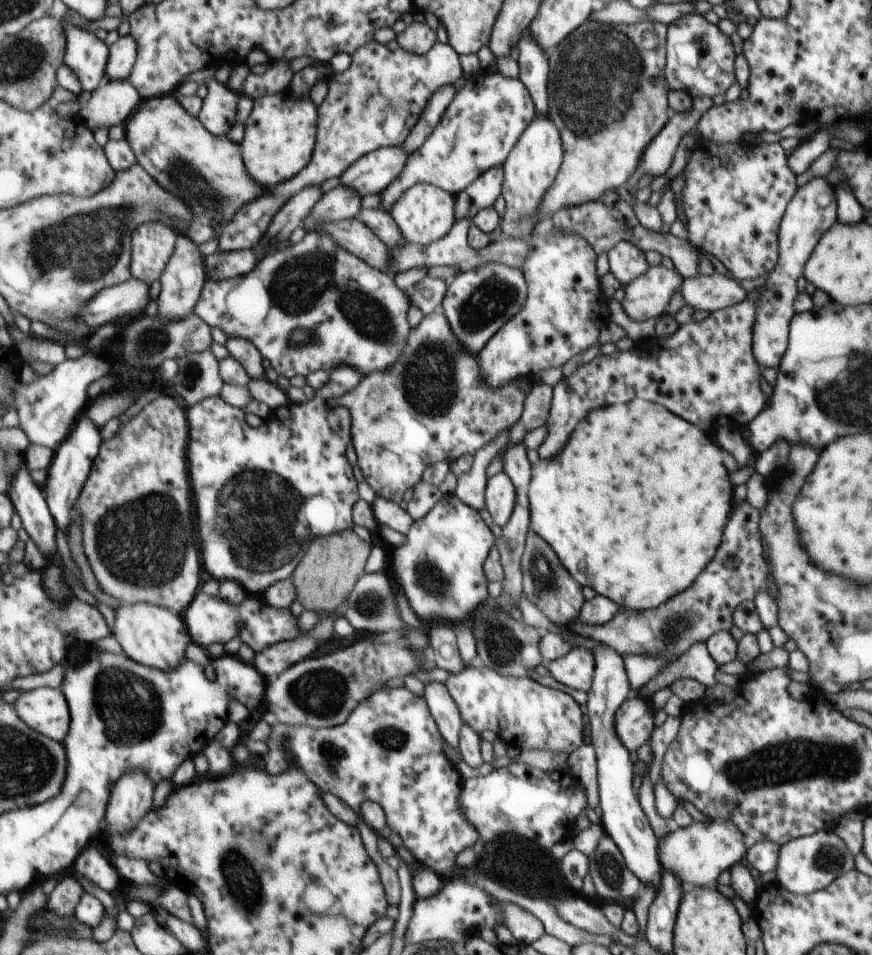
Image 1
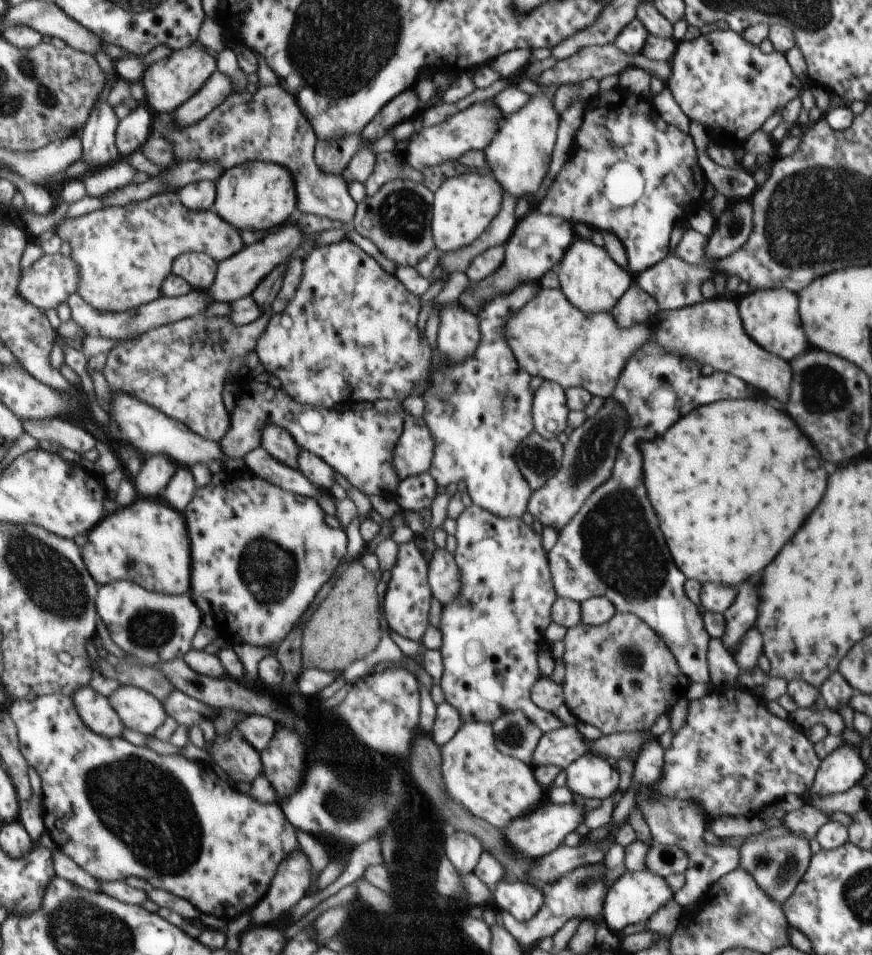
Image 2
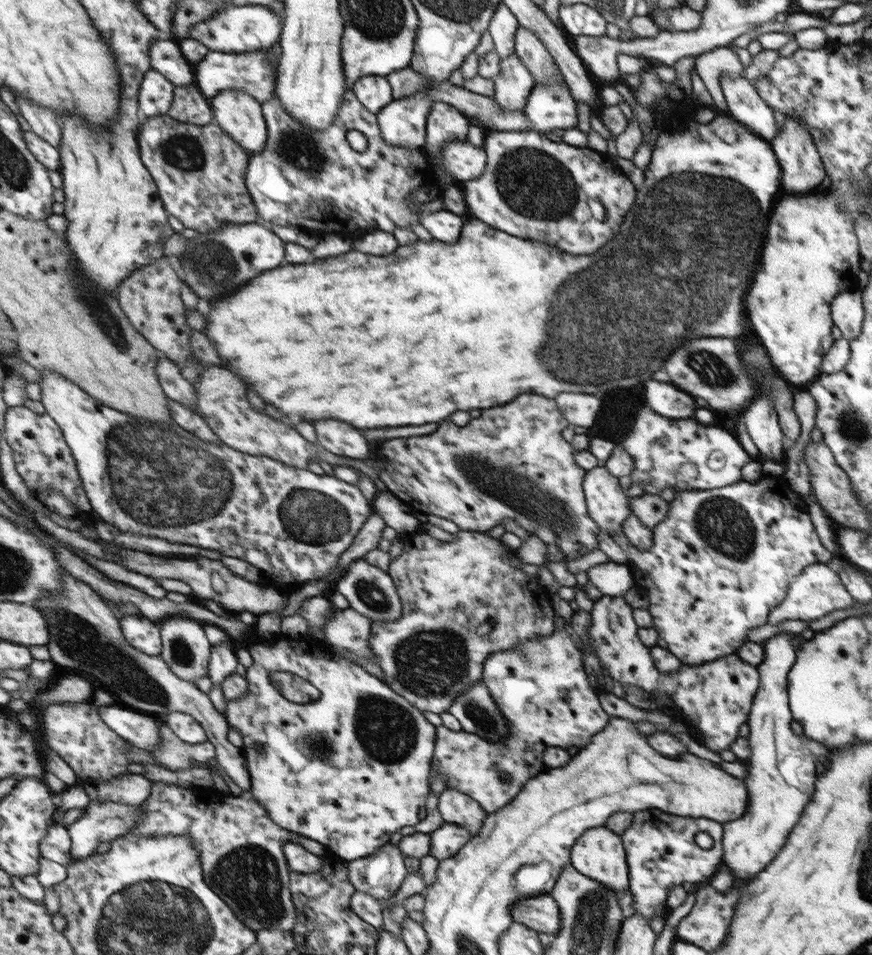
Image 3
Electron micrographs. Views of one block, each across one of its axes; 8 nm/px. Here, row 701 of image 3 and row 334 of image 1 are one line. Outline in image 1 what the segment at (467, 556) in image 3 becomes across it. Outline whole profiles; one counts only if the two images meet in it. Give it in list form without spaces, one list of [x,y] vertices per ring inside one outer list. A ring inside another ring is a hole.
[[[441,310],[425,315],[420,324],[414,326],[408,334],[408,346],[404,346],[404,354],[400,354],[400,358],[388,370],[368,374],[352,392],[328,402],[334,407],[350,408],[353,414],[356,454],[364,480],[377,496],[398,504],[402,502],[404,492],[418,484],[422,472],[428,466],[440,461],[451,464],[466,454],[474,454],[502,432],[514,428],[523,414],[526,398],[518,381],[512,380],[498,388],[486,386],[480,376],[477,354],[470,354],[456,340],[446,322],[446,316]]]

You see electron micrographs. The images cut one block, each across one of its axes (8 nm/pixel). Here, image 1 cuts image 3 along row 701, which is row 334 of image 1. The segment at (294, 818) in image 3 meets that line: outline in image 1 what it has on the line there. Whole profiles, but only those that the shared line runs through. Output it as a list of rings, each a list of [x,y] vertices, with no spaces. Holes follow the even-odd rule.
[[[314,231],[308,232],[299,243],[288,245],[286,250],[280,250],[261,259],[258,268],[256,268],[254,272],[248,274],[248,276],[223,281],[209,279],[208,284],[204,289],[202,300],[200,300],[198,308],[196,308],[196,313],[204,318],[208,324],[211,324],[212,327],[225,330],[230,337],[246,338],[246,340],[253,342],[261,351],[263,351],[263,355],[265,358],[268,358],[278,374],[285,376],[288,379],[294,378],[294,376],[300,376],[300,374],[307,377],[310,376],[310,374],[314,374],[314,372],[320,372],[320,370],[325,370],[326,372],[331,373],[334,372],[338,366],[342,366],[342,364],[350,364],[350,366],[354,366],[356,372],[363,378],[368,376],[368,374],[384,372],[384,370],[386,370],[388,366],[392,366],[392,364],[396,362],[396,358],[402,354],[404,344],[406,344],[406,338],[408,338],[408,334],[411,333],[410,326],[408,326],[408,322],[406,322],[408,302],[410,302],[408,294],[402,292],[402,290],[398,288],[394,276],[390,276],[389,273],[368,266],[364,260],[358,258],[356,254],[352,254],[350,250],[338,246],[336,240],[334,240],[330,234]],[[298,328],[312,330],[312,332],[316,334],[316,338],[314,338],[310,344],[302,344],[301,346],[291,345],[291,343],[294,342],[290,341],[290,335]]]

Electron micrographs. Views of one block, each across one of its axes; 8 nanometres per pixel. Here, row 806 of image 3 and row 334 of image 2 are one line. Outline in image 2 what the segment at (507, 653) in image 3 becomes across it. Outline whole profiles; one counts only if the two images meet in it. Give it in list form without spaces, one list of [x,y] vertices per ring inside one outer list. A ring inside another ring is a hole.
[[[525,283],[509,295],[495,297],[481,309],[478,316],[481,342],[477,352],[461,363],[448,361],[444,357],[445,368],[433,375],[433,382],[423,396],[426,413],[422,418],[428,423],[437,442],[433,466],[429,473],[436,478],[443,491],[449,484],[466,480],[467,492],[473,504],[503,519],[522,520],[522,514],[528,510],[533,492],[514,454],[519,444],[534,430],[534,398],[530,392],[532,376],[519,365],[518,359],[514,358],[505,338],[505,326],[507,318],[528,304],[539,288],[539,284]]]

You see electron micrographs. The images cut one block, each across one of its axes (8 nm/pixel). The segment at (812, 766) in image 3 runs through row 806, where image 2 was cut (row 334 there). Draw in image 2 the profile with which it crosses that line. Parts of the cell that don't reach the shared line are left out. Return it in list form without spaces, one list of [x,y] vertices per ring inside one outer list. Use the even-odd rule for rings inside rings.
[[[756,289],[752,294],[739,296],[738,308],[747,333],[764,350],[789,362],[800,358],[808,350],[808,340],[804,336],[803,326],[799,315],[799,302],[796,292],[784,289]]]

